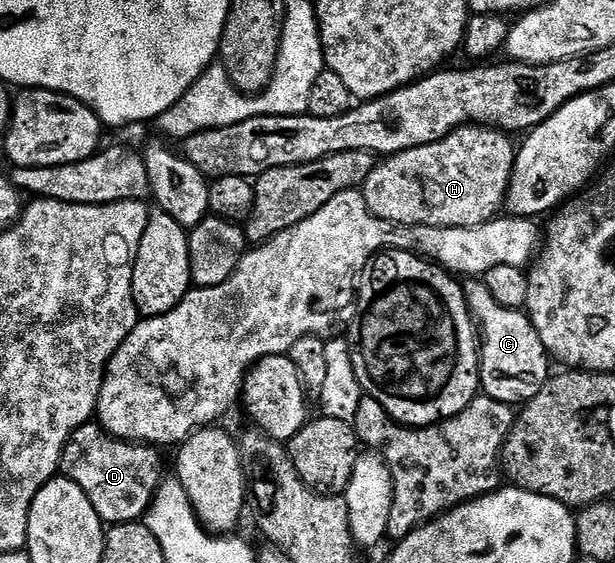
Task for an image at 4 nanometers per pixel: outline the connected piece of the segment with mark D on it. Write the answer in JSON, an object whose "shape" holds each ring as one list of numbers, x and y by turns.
{"shape":[[99,422,79,427,68,439,62,460,63,478,72,479,98,513,105,525,135,523,143,520,152,506,156,493,165,478,161,452,151,445,128,443,108,434]]}

